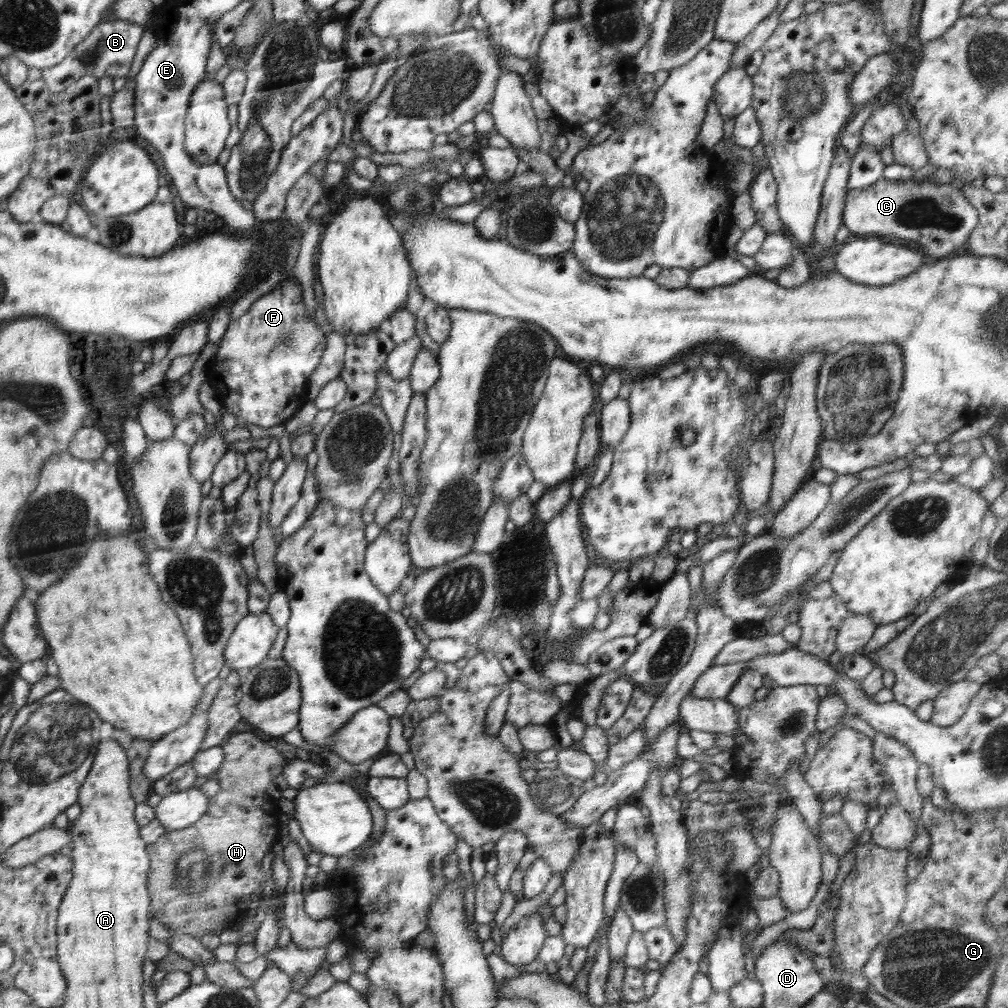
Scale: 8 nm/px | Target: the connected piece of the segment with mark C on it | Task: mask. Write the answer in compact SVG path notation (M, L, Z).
M884 178L878 180L874 184L870 186L861 188L861 189L850 189L848 188L846 192L846 204L844 204L844 213L842 213L842 222L850 232L854 232L854 234L880 234L882 236L898 236L898 238L902 238L902 240L914 240L914 242L918 242L920 246L923 246L922 250L924 250L925 254L929 254L930 259L935 258L938 259L938 256L946 256L946 254L950 254L950 252L954 252L956 248L965 248L966 242L971 235L971 232L976 228L976 225L979 221L978 212L976 208L972 207L972 204L966 200L962 193L960 192L957 183L946 183L945 185L941 185L933 182L933 180L924 180L922 183L916 183L914 180L900 180L900 181L892 181L886 180Z

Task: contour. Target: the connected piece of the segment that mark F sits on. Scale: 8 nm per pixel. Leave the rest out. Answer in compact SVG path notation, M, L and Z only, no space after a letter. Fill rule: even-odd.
M288 278L254 301L244 315L231 321L226 334L218 344L217 371L221 377L221 403L224 410L228 410L231 415L234 414L247 424L272 428L291 420L303 406L308 377L320 364L322 352L327 345L327 337L316 323L314 315L308 317L306 305L302 301L301 284L296 278Z

